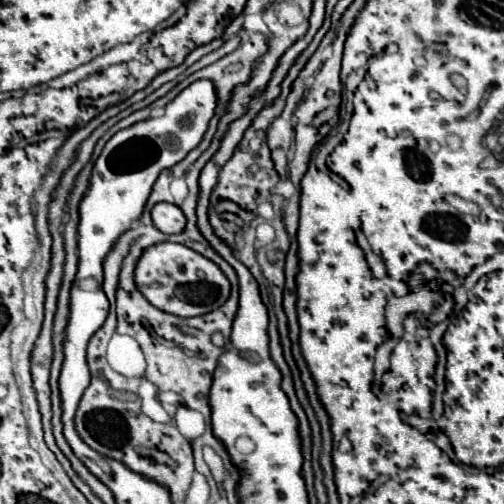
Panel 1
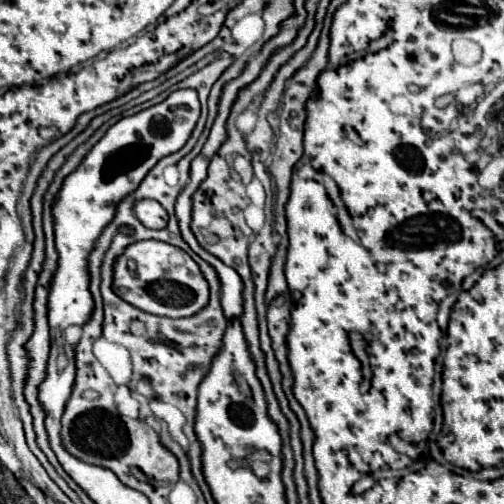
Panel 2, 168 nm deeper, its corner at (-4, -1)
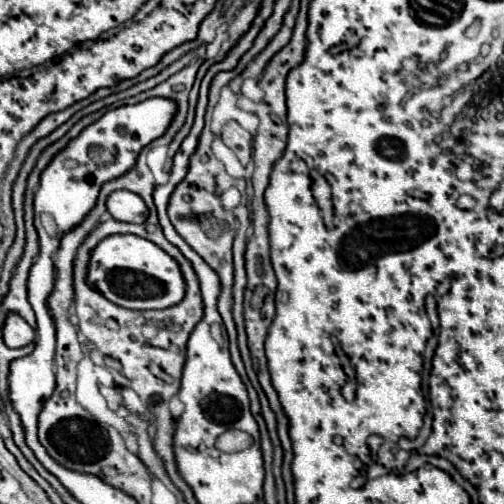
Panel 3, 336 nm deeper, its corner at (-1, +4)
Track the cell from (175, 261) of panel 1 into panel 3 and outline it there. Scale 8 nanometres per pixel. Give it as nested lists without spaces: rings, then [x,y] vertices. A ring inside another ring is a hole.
[[[115,234],[99,242],[91,254],[87,282],[113,304],[131,310],[163,310],[185,298],[185,278],[175,258],[155,242],[133,234]]]

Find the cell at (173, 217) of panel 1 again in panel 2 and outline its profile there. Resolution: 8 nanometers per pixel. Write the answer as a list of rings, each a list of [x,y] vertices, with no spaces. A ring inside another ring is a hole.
[[[140,199],[140,201],[136,201],[134,203],[134,215],[148,229],[164,229],[164,225],[168,221],[166,211],[160,209],[160,203],[152,201],[152,199]]]

